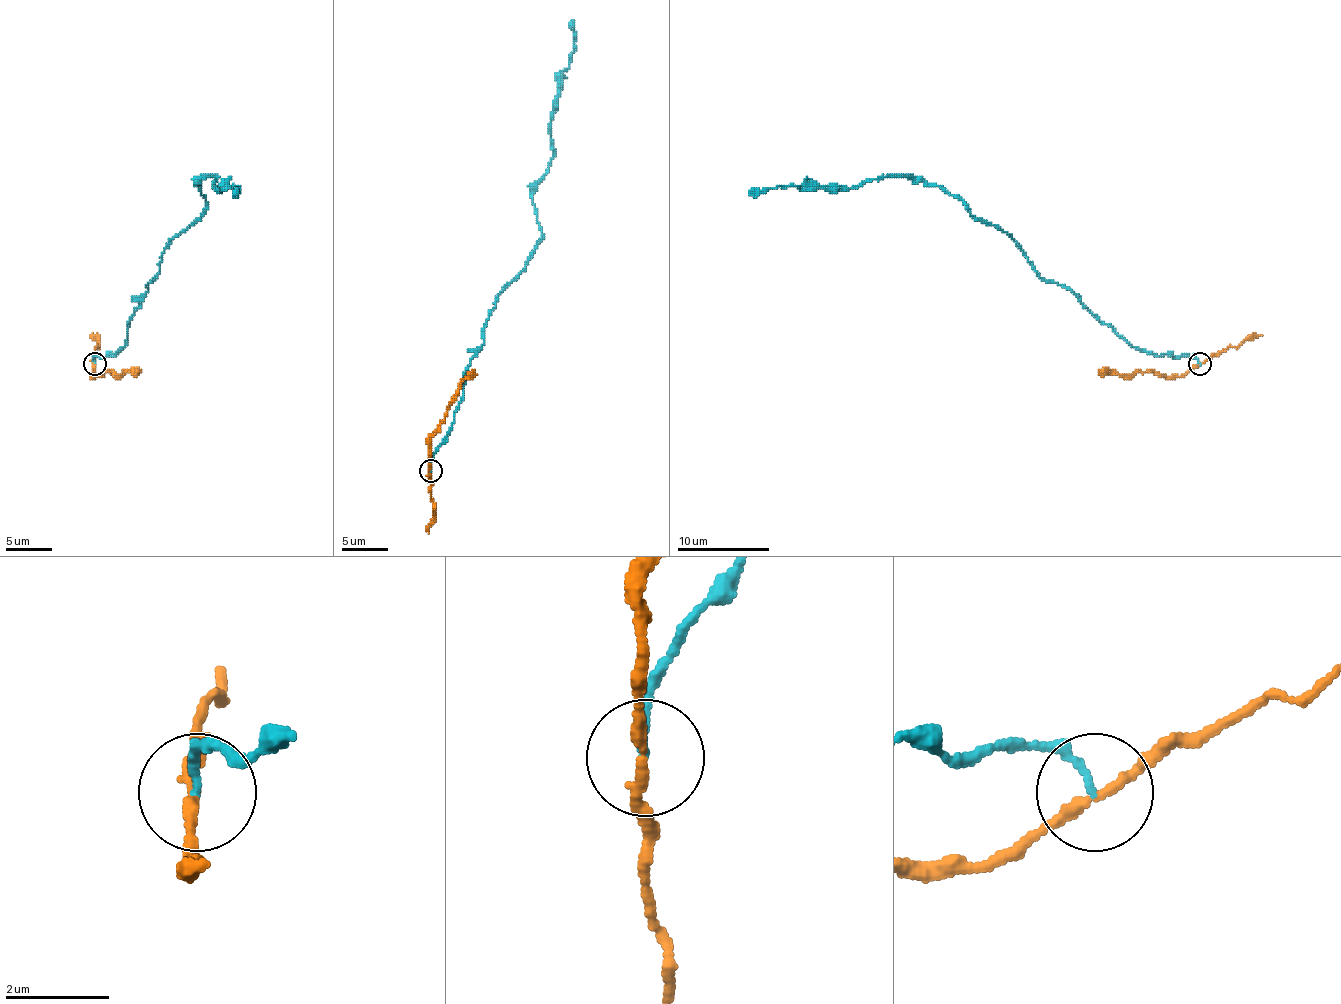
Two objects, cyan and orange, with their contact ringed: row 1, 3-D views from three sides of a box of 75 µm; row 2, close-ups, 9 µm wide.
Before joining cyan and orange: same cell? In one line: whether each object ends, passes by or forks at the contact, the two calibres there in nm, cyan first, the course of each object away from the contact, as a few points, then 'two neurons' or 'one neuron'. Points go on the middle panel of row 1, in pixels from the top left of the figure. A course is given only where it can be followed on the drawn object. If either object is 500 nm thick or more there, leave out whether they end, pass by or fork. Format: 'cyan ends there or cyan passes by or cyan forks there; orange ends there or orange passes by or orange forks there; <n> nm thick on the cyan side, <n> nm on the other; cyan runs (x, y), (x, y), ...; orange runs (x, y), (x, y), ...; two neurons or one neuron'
cyan ends there; orange passes by; 140 nm thick on the cyan side, 200 nm on the other; cyan runs (431, 471), (488, 314), (541, 239), (534, 183), (553, 156), (550, 112), (573, 50), (571, 20); orange runs (431, 471), (431, 434), (445, 418), (458, 386), (477, 374); two neurons

